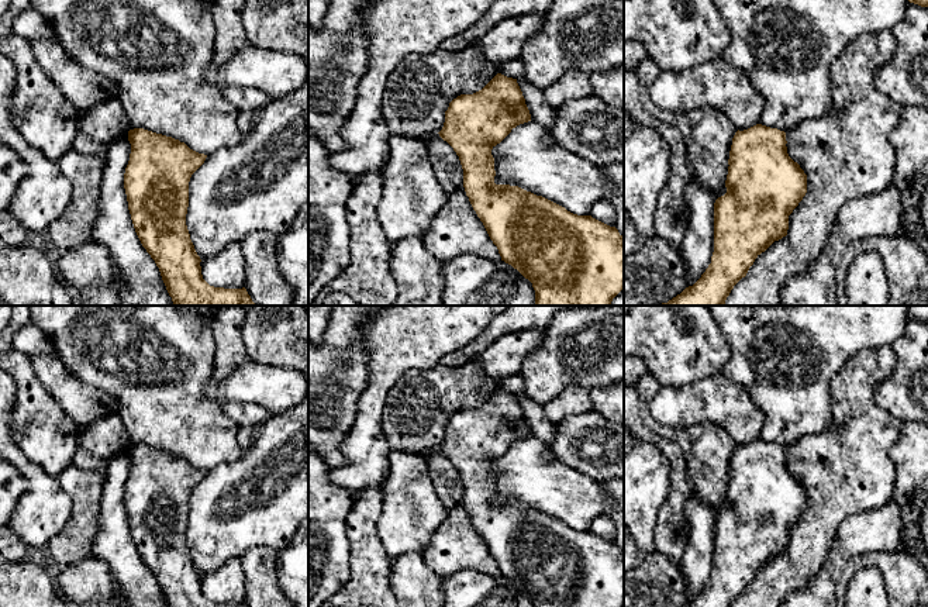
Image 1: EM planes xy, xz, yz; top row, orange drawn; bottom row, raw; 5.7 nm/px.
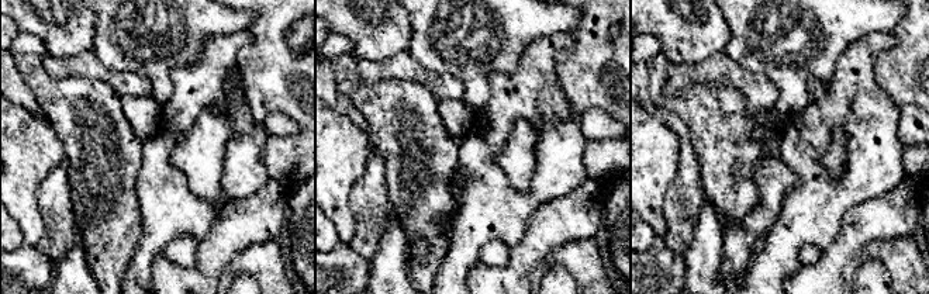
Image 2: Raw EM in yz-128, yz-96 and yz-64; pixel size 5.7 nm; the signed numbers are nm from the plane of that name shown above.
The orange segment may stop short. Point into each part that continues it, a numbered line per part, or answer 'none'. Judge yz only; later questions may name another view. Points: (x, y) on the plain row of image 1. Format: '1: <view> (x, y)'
none

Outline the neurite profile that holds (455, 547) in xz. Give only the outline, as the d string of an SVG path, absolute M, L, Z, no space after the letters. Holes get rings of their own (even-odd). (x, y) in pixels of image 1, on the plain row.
M439 449L428 451L425 461L435 492L448 510L446 518L422 553L425 563L439 577L468 570L501 576L497 562L466 511L459 472Z

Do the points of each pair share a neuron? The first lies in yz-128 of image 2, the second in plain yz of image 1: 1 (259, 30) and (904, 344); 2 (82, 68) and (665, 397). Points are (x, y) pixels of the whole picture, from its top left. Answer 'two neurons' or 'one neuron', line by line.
1: one neuron
2: one neuron

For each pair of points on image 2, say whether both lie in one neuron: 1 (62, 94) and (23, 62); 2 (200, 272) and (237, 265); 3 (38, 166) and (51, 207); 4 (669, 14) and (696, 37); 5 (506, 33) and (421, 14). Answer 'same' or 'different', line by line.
1: same
2: different
3: different
4: same
5: same

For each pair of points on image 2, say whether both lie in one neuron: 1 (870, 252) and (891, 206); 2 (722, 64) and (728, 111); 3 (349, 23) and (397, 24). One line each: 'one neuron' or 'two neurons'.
1: two neurons
2: two neurons
3: one neuron

